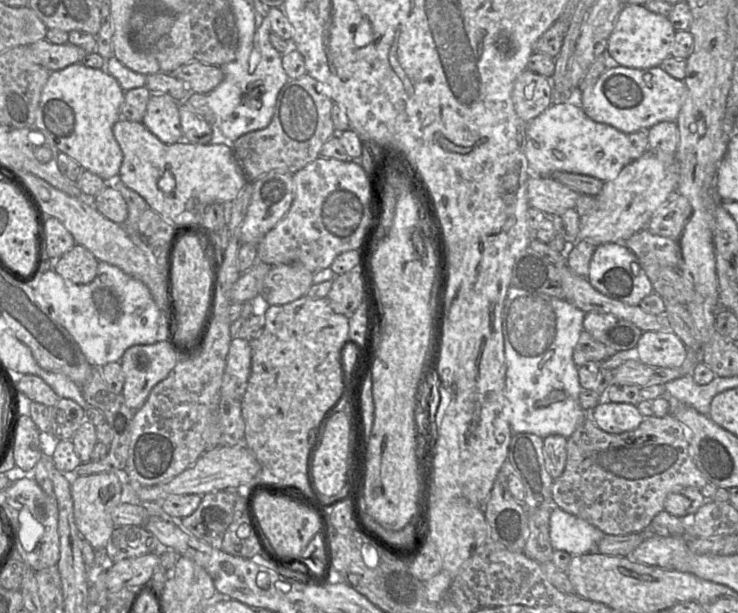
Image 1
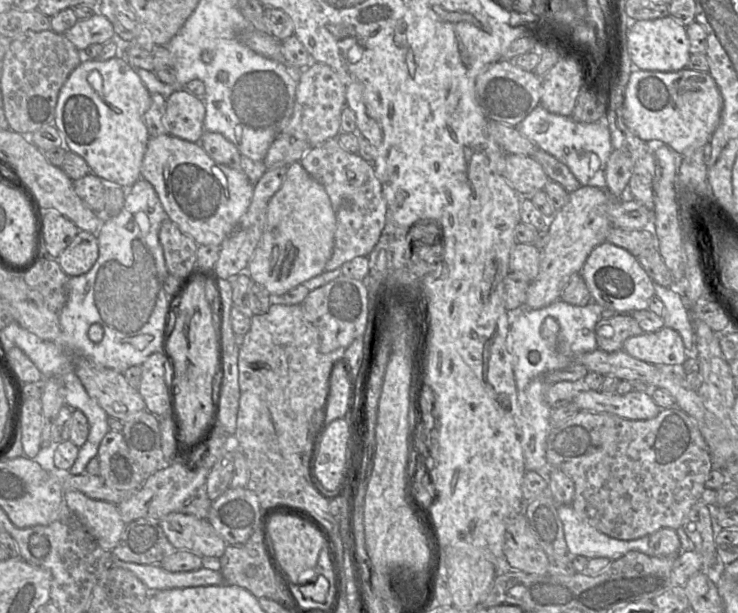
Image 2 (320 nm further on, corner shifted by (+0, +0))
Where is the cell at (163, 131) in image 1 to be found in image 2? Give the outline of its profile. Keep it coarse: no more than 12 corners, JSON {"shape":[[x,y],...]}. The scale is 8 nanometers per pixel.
{"shape":[[181,89],[167,98],[168,134],[199,142],[203,97]]}

